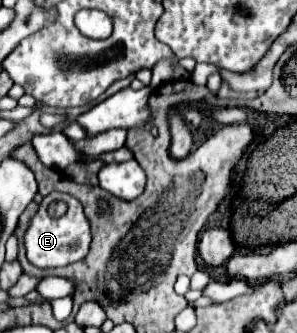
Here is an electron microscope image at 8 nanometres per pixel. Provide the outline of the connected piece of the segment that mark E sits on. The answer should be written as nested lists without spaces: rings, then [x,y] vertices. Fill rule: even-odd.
[[[51,192],[49,196],[45,196],[25,232],[27,260],[37,268],[61,268],[61,266],[73,264],[77,260],[83,260],[89,252],[89,244],[91,244],[91,230],[89,230],[89,222],[83,214],[79,200],[75,200],[69,194],[61,194],[61,192]],[[51,202],[65,202],[67,212],[61,218],[51,218],[47,214],[47,206]]]

